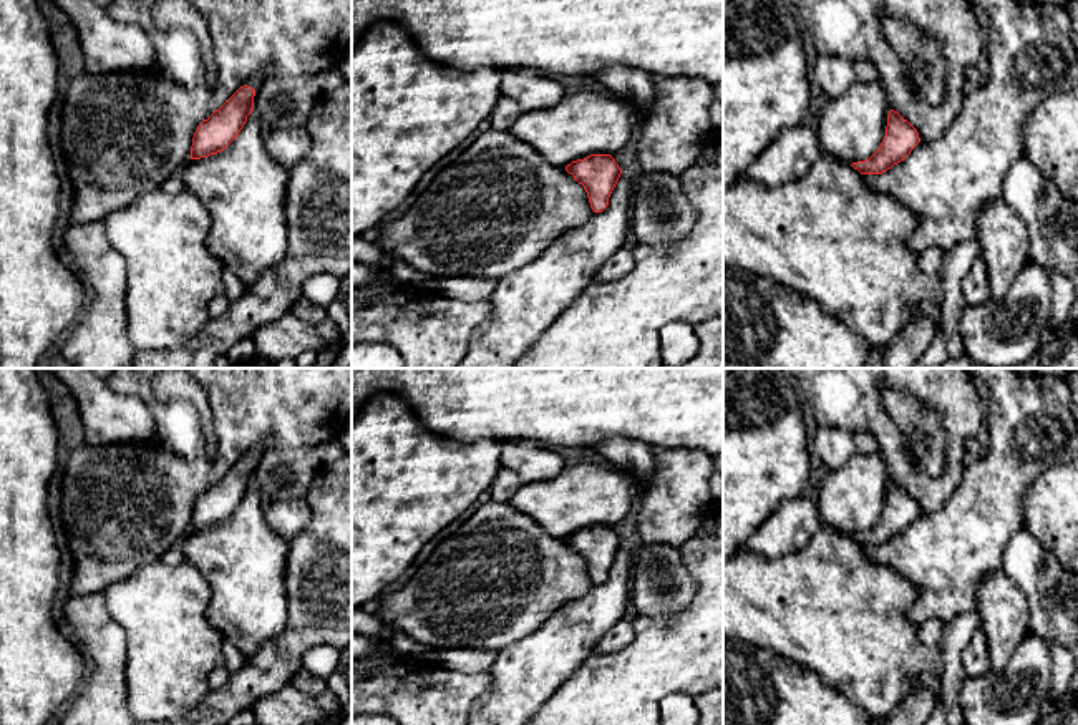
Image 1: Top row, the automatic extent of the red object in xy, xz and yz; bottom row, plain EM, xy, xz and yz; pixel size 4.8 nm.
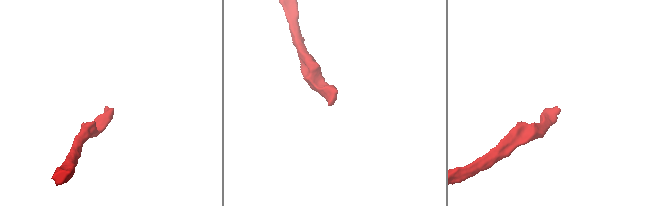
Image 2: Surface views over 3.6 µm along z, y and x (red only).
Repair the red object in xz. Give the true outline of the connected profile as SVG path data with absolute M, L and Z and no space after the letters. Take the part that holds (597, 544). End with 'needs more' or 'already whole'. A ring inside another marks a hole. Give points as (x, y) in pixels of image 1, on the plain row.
M590 526L572 533L566 543L584 557L594 584L602 584L609 577L609 569L622 546L610 526Z; already whole

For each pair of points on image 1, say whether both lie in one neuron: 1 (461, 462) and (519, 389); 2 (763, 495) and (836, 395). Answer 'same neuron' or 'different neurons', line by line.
1: different neurons
2: different neurons

